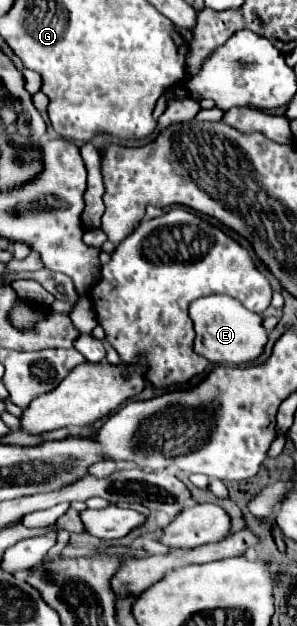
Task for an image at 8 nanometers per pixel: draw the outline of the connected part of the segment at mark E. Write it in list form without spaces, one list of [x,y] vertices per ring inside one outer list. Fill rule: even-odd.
[[[206,296],[190,304],[190,318],[194,320],[194,352],[216,364],[244,364],[258,358],[268,342],[268,332],[262,326],[262,318],[246,310],[230,296]]]

